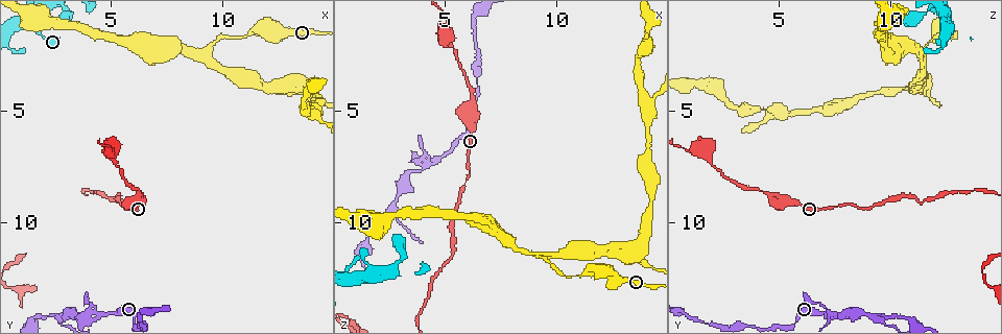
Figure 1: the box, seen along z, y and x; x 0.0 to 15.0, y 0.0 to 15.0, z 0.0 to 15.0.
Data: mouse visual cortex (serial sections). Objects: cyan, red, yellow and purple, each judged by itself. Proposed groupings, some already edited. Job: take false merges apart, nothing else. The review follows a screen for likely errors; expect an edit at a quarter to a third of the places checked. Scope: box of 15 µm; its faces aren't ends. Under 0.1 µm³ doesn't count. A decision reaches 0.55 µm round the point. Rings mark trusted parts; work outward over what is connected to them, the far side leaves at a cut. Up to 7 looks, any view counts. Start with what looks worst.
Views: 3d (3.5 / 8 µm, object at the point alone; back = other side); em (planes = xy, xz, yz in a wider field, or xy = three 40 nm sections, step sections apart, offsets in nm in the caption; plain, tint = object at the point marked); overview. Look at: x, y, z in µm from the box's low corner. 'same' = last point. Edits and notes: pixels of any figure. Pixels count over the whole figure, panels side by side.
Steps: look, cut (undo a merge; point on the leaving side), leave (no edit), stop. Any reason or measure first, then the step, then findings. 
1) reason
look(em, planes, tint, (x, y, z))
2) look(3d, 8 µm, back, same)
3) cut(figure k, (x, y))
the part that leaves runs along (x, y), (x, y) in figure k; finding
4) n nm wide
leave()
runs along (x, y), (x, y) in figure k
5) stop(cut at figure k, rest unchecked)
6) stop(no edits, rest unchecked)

look(3d, 3.5 µm, (9.3, 2.5, 11.5))

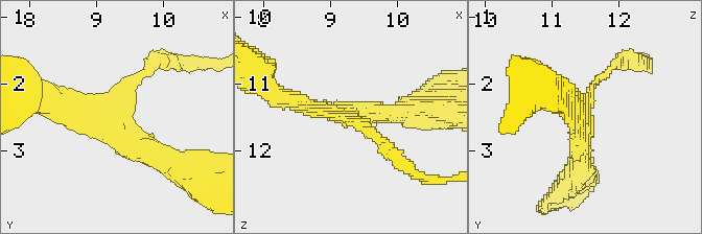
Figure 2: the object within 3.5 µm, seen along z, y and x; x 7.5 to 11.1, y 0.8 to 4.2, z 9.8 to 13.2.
3 arms; arms of 150, 250, 300 nm; shape alone is not enough
look(em, xy, step 2, tint, (9.25, 2.40, 11.50))

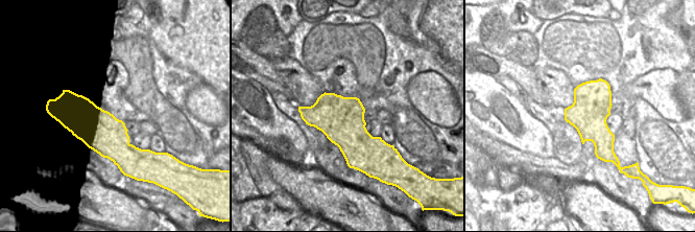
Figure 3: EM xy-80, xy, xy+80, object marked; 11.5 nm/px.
leave()
runs along (616, 64), (592, 86), (582, 157) in figure 2; one cell here

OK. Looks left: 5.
branch point
look(3d, 8 µm, (3.9, 14.1, 7.6))

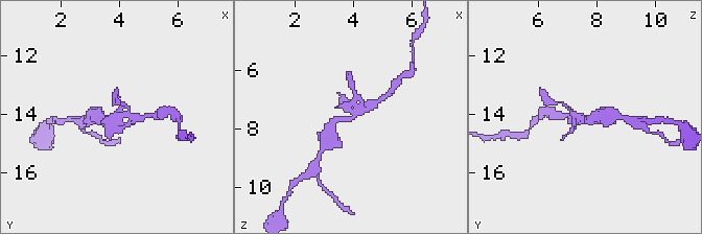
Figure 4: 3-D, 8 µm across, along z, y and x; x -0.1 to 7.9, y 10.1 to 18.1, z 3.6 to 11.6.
closer look
look(3d, 3.5 µm, (4.0, 14.2, 7.6))

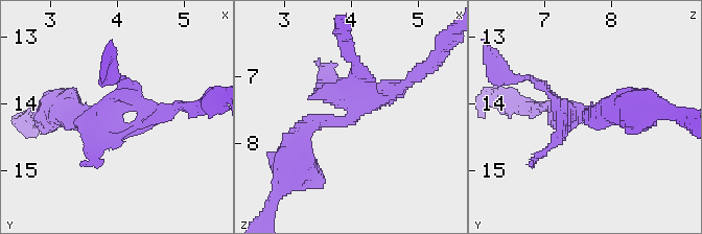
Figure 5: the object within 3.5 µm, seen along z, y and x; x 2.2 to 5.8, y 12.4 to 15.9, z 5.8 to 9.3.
now the EM
look(em, xy, step 2, tint, (4.05, 14.15, 7.60))

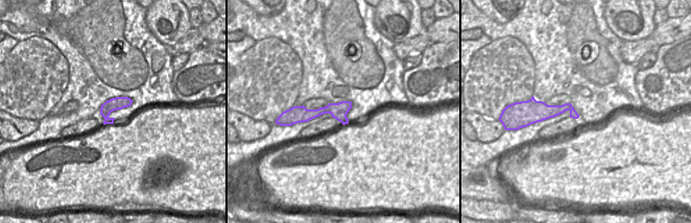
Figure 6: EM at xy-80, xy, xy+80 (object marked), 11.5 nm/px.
190 nm wide
cut(figure 5, (106, 140))
border along (109, 114), (104, 118) in figure 6; a second cell is stuck on

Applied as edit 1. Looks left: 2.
stop(cut at figure 5, rest unchecked)

